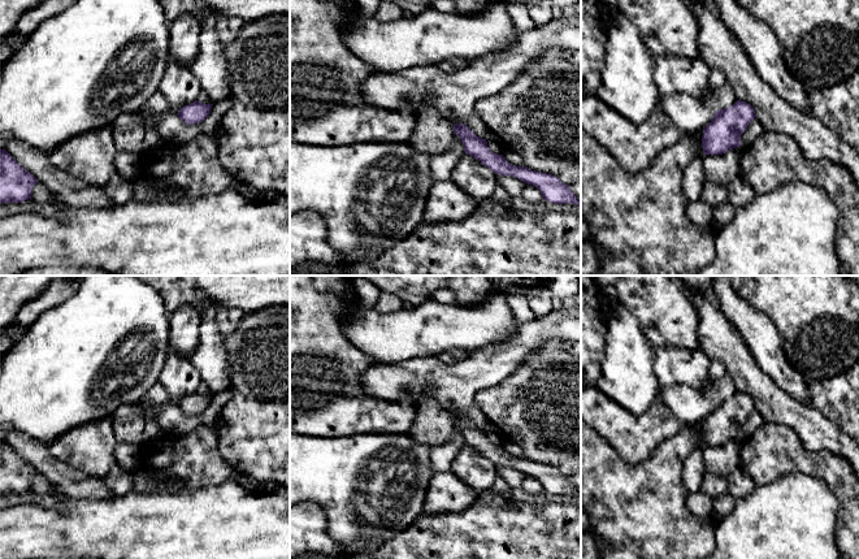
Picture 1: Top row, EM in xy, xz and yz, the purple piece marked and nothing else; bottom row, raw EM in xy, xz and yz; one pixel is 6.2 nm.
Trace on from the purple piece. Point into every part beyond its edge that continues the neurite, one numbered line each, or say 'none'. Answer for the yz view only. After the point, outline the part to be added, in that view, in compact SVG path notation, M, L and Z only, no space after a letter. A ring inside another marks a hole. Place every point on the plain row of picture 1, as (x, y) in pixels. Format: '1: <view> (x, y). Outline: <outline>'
none

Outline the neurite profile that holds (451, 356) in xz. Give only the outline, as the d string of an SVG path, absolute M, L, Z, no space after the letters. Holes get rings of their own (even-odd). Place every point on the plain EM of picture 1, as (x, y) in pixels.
M451 350L451 351L446 351L442 352L441 355L438 355L437 358L444 363L444 364L452 364L456 363L461 359L464 359L467 356L467 352L460 351L460 350Z

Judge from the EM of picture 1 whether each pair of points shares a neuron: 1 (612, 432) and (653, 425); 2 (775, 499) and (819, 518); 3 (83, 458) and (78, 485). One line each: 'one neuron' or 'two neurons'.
1: one neuron
2: one neuron
3: two neurons

